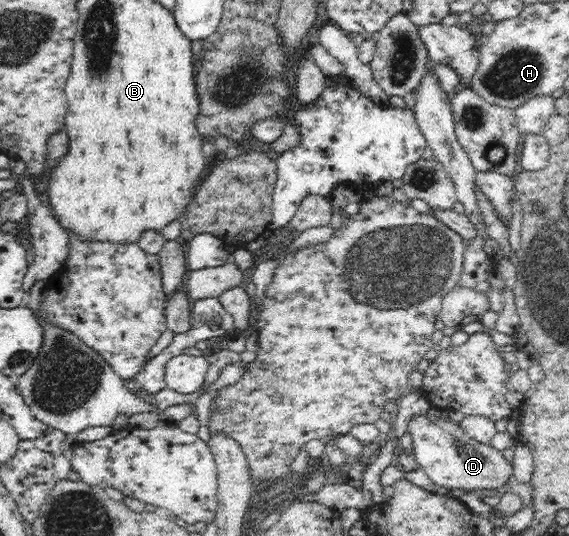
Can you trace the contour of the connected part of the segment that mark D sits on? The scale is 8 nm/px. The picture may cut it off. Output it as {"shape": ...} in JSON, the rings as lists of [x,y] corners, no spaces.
{"shape":[[[416,414],[409,421],[407,432],[412,437],[415,461],[434,484],[447,490],[496,490],[513,474],[512,466],[492,445],[473,440],[456,423],[448,418]]]}

